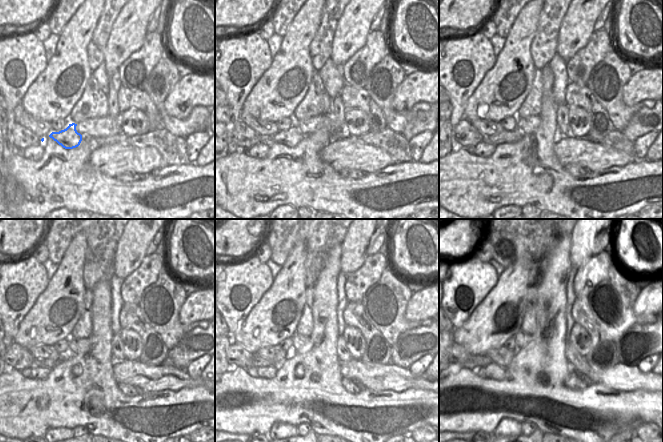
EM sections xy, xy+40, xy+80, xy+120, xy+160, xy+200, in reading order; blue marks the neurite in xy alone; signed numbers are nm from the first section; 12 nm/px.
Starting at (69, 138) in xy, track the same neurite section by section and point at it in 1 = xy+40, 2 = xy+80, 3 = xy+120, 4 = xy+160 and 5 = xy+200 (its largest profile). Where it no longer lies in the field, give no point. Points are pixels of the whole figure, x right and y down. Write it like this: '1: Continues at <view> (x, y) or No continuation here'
1: Continues at xy+40 (291, 137)
2: Continues at xy+80 (506, 136)
3: Continues at xy+120 (43, 362)
4: Continues at xy+160 (257, 361)
5: Continues at xy+200 (481, 360).

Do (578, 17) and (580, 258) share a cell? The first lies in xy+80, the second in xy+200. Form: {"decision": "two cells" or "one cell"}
{"decision": "one cell"}

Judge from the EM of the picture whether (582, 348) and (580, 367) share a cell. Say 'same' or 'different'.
different

